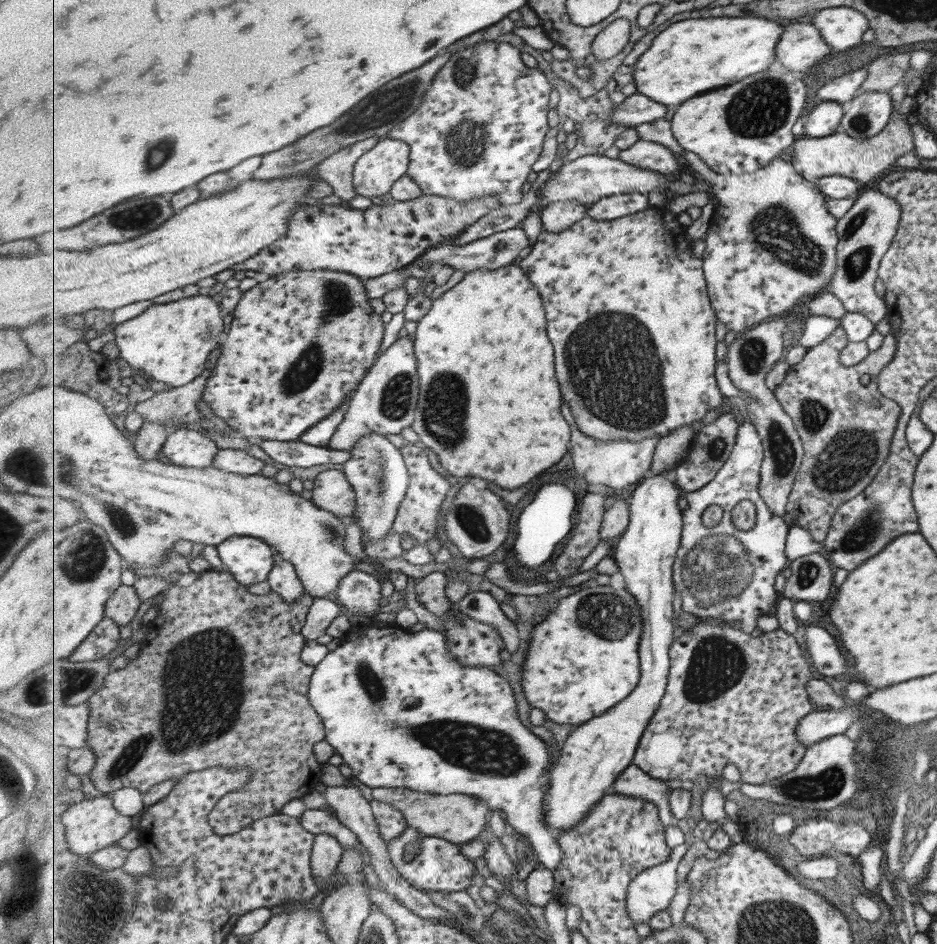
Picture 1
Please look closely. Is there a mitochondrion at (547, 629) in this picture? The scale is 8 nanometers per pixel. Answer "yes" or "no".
no

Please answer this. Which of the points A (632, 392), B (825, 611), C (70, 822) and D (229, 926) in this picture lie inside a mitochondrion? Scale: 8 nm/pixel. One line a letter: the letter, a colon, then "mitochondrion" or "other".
A: mitochondrion
B: other
C: other
D: other

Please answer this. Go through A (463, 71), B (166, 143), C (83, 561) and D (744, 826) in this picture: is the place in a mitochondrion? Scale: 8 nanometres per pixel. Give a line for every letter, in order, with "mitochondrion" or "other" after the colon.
A: mitochondrion
B: mitochondrion
C: mitochondrion
D: other

